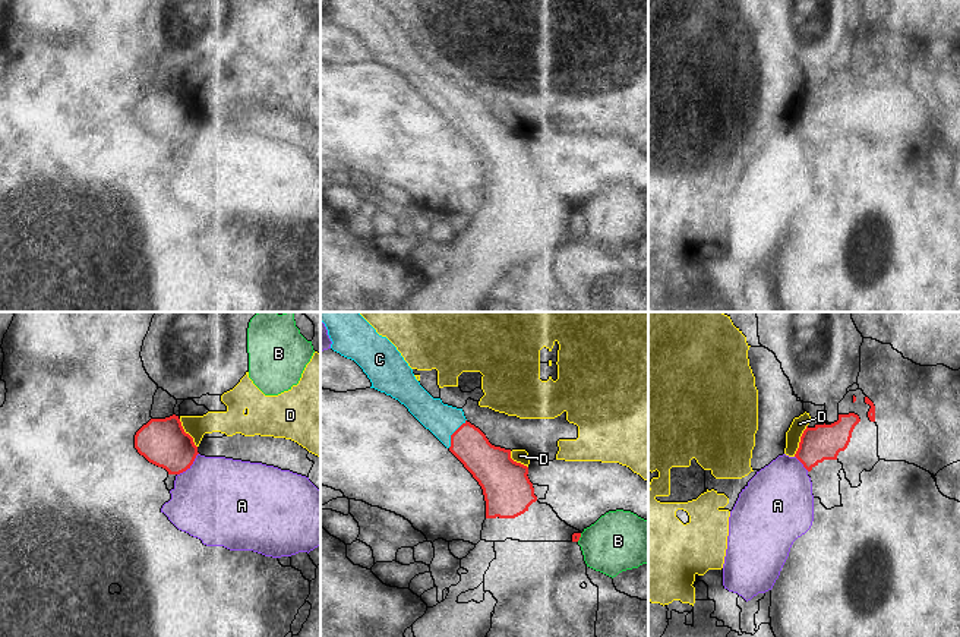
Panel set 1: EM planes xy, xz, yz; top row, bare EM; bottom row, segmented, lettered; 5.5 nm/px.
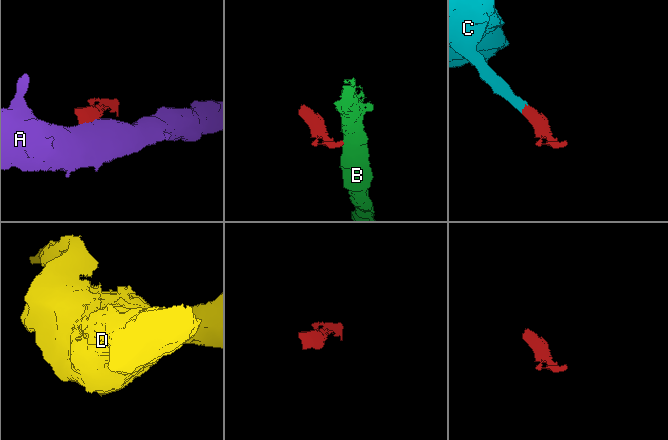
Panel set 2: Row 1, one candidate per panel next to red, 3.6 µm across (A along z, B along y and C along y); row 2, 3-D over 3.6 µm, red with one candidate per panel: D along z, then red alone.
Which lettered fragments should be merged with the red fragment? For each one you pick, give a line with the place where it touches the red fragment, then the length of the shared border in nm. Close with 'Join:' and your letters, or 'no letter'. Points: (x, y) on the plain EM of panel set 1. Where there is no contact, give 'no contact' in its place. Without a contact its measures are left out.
C: xz (452, 106) | 190 nm
Join: C

